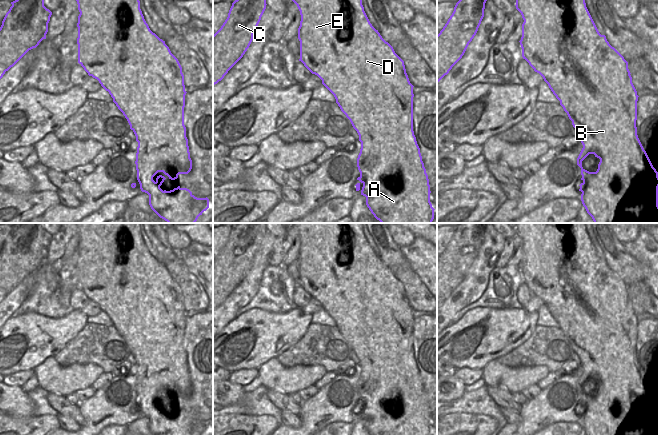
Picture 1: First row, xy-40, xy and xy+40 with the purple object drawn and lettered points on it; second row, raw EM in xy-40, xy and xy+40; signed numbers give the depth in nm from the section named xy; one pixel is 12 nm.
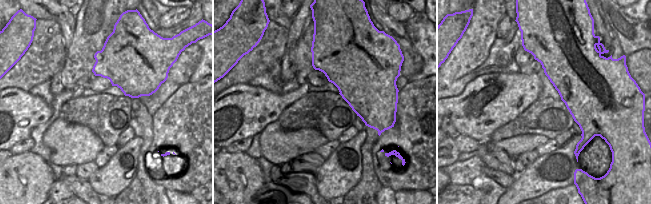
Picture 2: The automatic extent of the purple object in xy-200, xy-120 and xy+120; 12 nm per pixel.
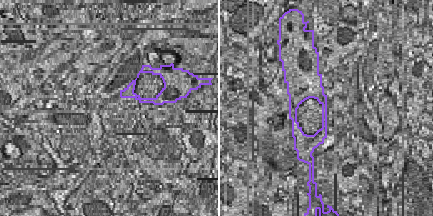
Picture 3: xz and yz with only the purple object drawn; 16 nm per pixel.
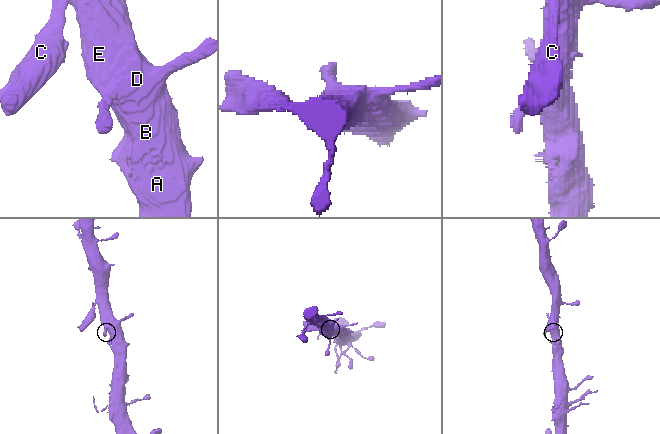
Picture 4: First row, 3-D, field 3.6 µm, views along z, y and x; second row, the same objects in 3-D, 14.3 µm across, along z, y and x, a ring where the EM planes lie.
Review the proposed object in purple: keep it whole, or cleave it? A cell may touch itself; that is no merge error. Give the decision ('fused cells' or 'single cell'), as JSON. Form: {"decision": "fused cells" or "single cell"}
{"decision": "single cell"}

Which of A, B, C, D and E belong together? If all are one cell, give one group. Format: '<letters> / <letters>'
A B C D E

